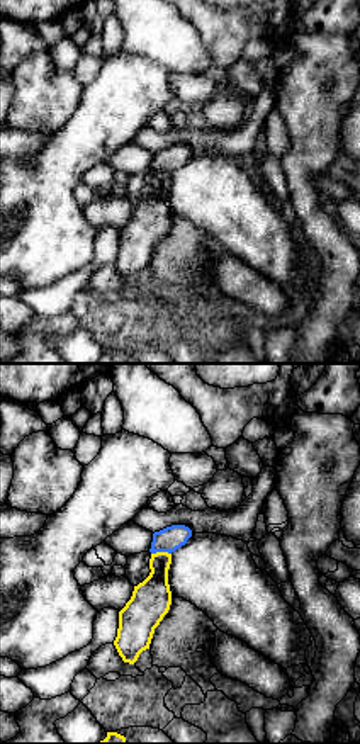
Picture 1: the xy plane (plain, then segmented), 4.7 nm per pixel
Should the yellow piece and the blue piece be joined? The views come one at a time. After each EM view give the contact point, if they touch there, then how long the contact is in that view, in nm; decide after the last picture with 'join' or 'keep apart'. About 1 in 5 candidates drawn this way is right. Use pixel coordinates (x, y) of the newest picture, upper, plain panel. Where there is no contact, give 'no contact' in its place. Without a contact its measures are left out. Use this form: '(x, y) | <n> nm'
(160, 172) | 100 nm

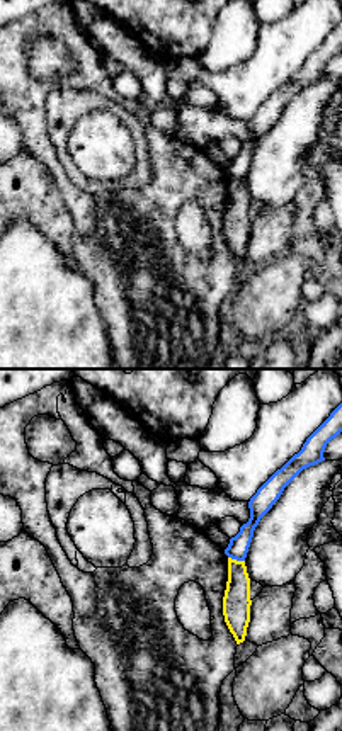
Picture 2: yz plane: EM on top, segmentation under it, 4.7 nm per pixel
(235, 179) | 80 nm

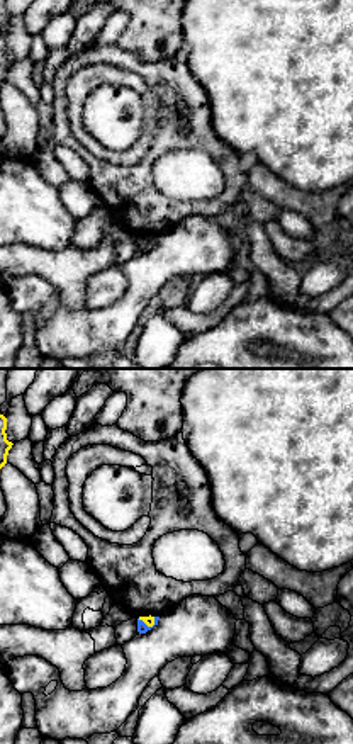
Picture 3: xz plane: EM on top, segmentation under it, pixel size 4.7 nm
(146, 243) | 90 nm

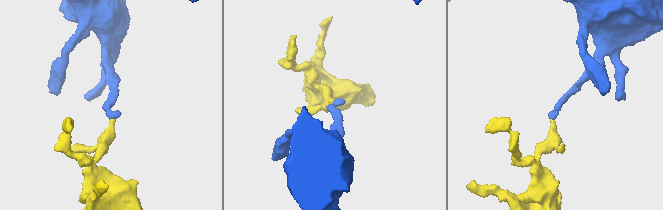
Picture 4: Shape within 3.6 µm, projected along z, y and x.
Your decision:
keep apart

